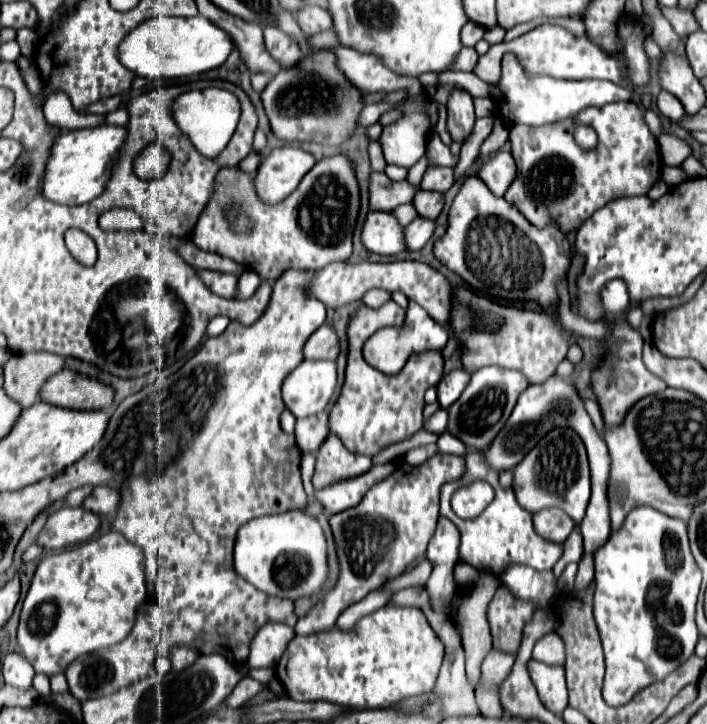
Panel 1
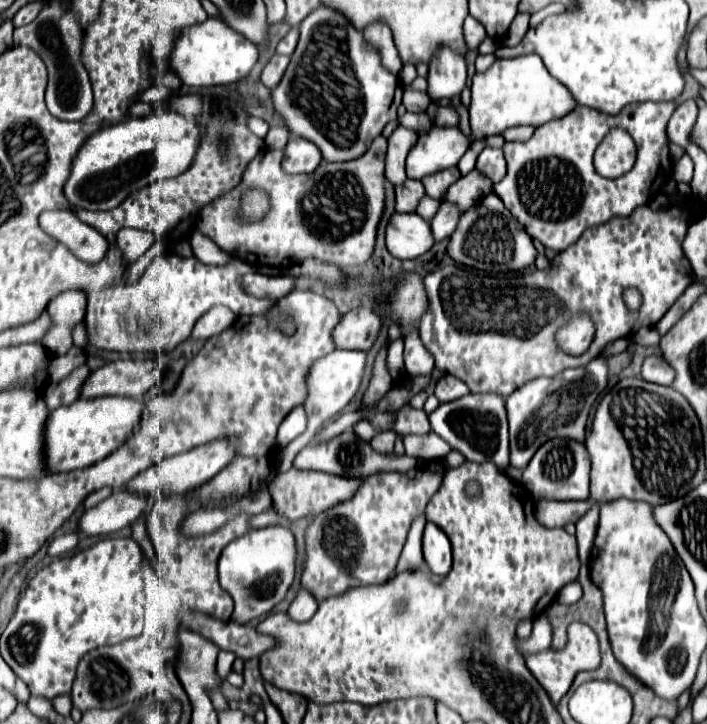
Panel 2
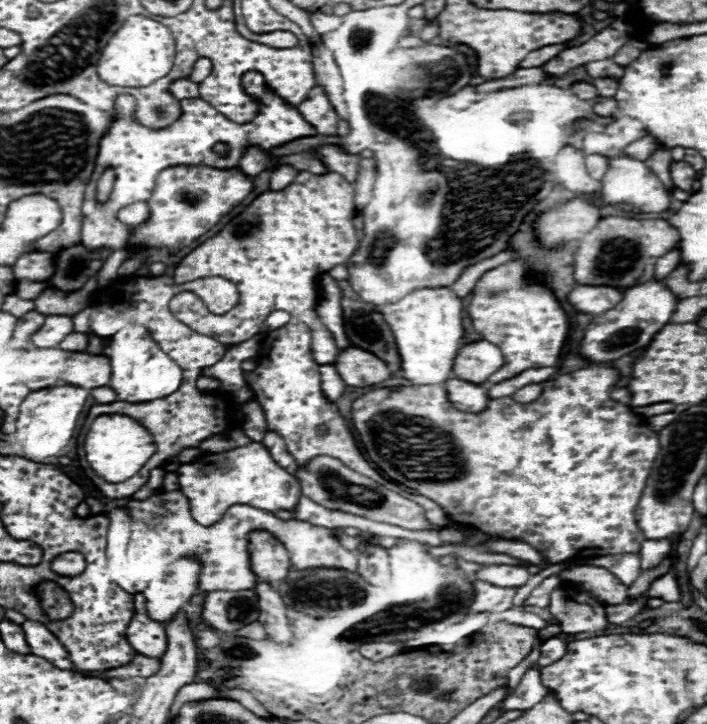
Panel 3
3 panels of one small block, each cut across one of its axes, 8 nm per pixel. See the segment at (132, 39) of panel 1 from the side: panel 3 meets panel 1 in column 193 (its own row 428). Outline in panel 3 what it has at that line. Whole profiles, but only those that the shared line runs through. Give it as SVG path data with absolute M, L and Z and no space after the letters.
M52 386L52 388L44 388L44 390L36 390L36 392L30 392L26 396L26 400L20 404L20 414L18 414L18 420L16 420L16 432L14 432L14 440L20 448L22 454L16 454L16 456L22 456L22 458L28 458L32 462L46 462L46 458L50 456L60 456L60 452L70 444L72 436L74 436L74 428L76 428L76 420L84 408L84 402L88 398L88 390L84 388L76 388L76 386Z

